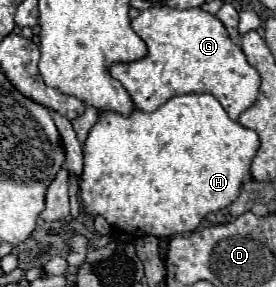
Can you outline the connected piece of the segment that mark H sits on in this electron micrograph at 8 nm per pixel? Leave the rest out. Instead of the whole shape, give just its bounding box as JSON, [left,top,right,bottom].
[80,95,260,237]

